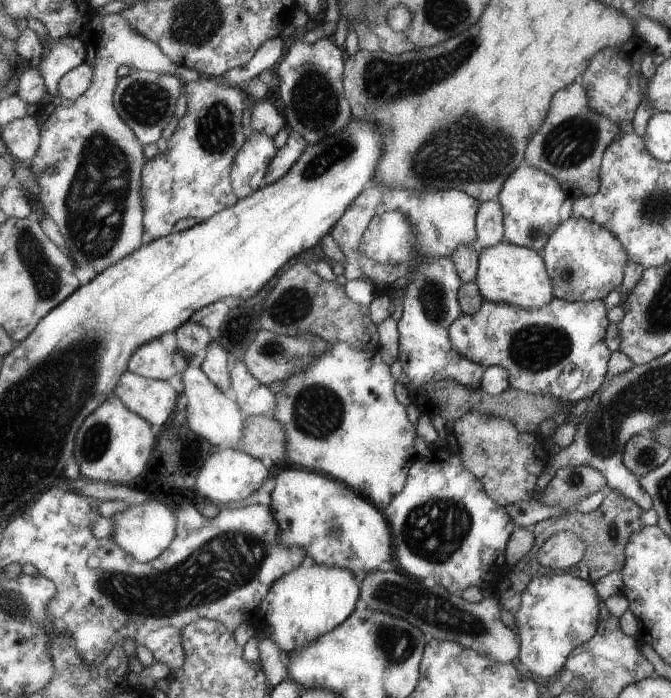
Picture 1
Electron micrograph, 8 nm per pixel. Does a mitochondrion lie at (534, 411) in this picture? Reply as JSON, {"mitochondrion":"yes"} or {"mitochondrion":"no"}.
{"mitochondrion":"no"}

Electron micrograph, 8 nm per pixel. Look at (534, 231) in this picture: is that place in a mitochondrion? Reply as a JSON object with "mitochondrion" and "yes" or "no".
{"mitochondrion":"yes"}

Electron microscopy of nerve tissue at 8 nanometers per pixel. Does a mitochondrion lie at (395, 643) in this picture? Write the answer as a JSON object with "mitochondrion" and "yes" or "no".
{"mitochondrion":"yes"}

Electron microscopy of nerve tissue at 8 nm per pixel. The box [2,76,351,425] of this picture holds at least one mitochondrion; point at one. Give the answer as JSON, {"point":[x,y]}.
{"point":[95,206]}

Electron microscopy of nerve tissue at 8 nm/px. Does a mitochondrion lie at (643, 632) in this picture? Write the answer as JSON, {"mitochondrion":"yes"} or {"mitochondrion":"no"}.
{"mitochondrion":"no"}

